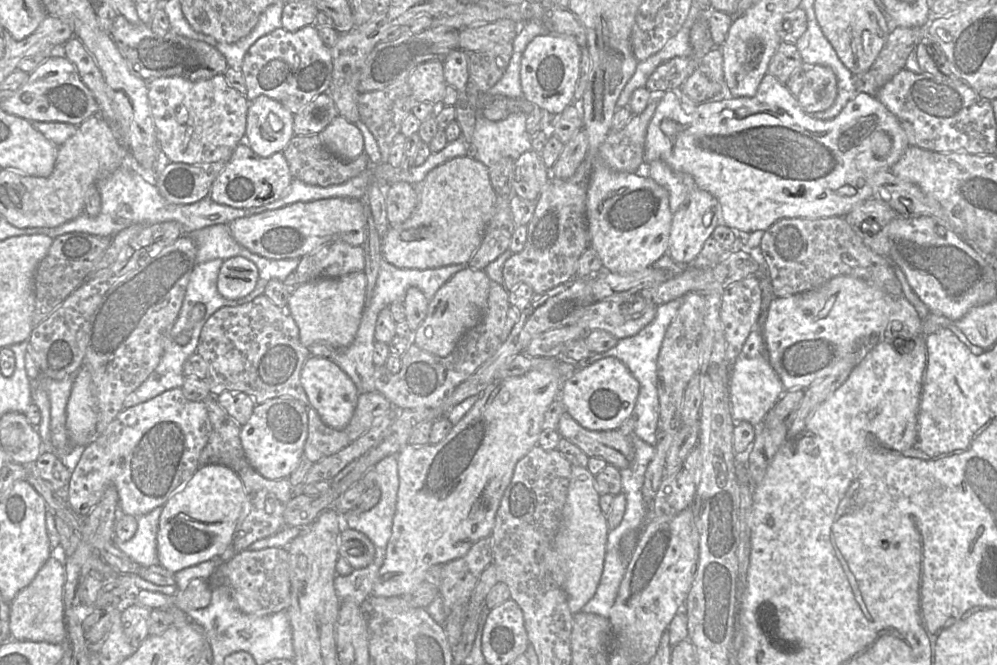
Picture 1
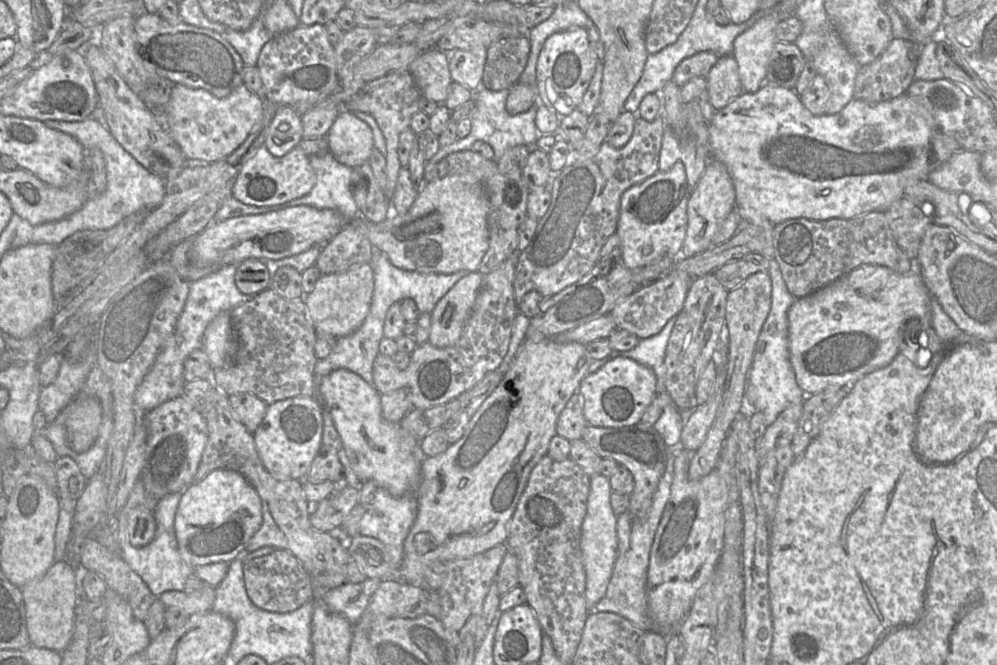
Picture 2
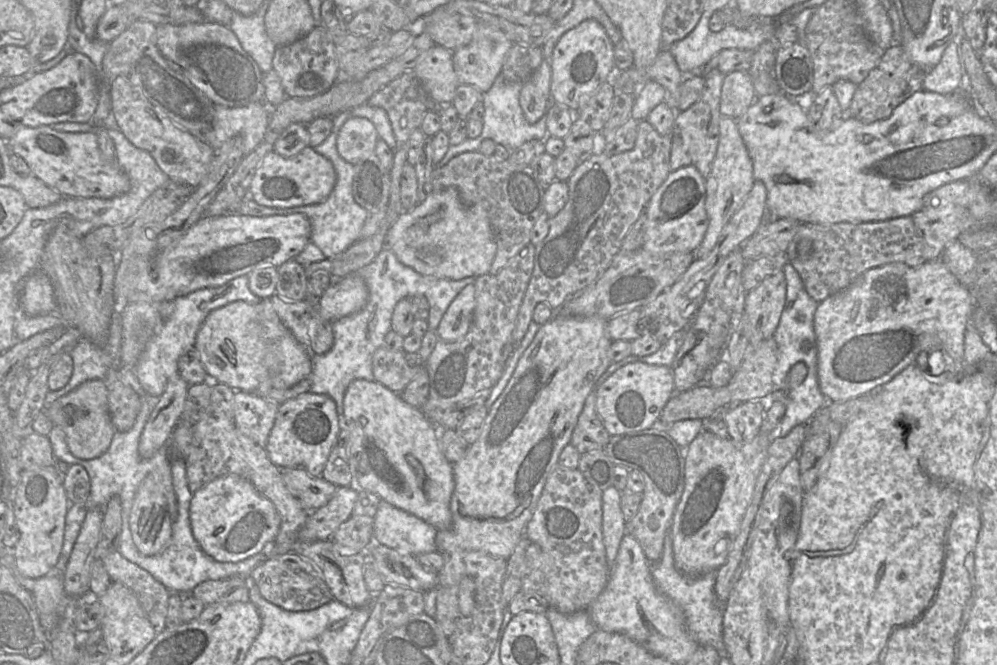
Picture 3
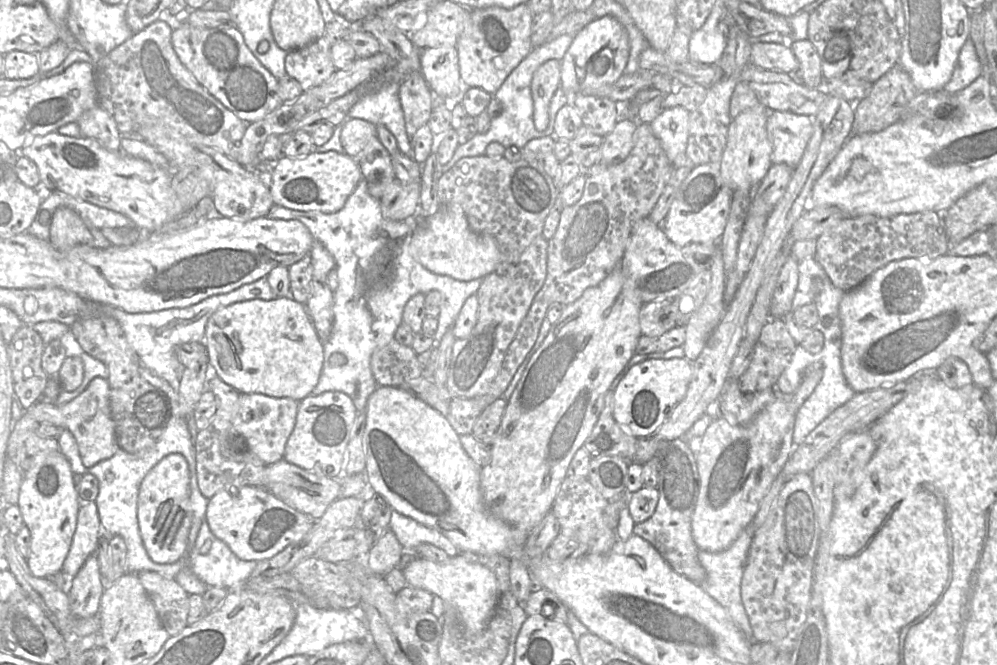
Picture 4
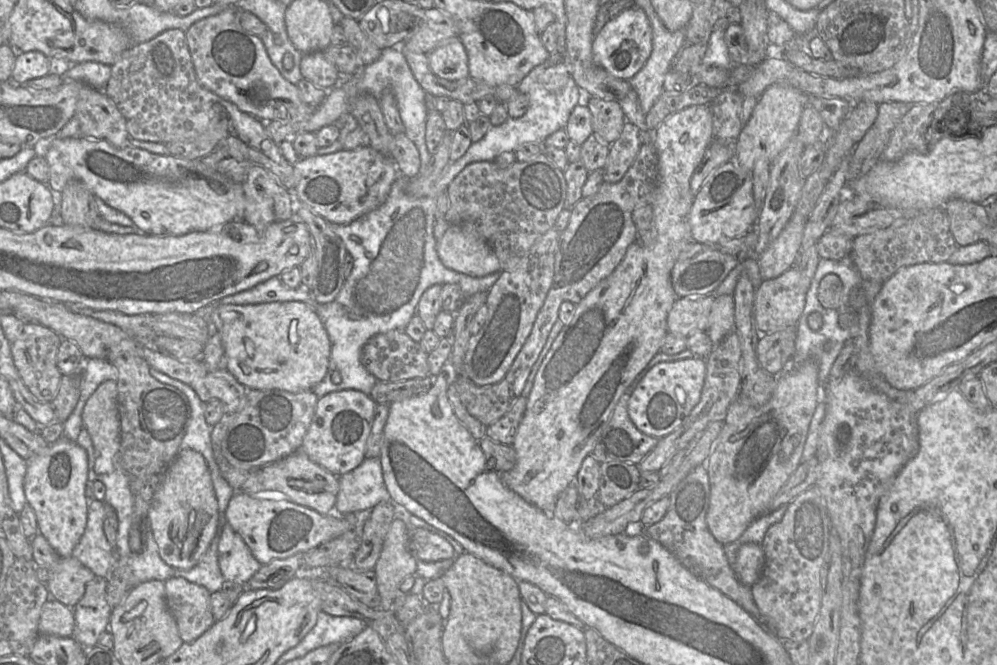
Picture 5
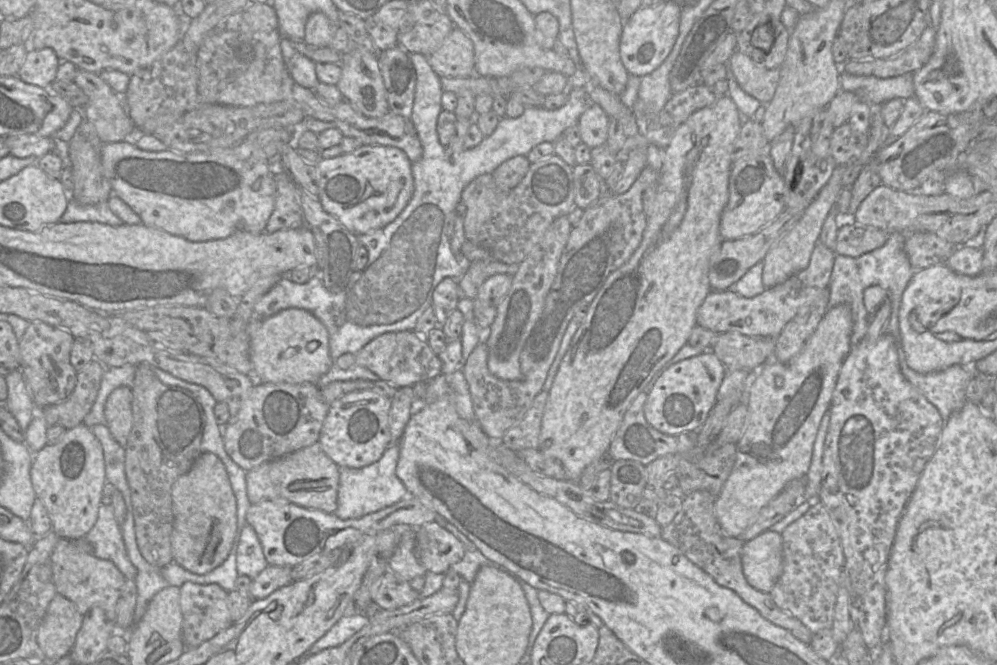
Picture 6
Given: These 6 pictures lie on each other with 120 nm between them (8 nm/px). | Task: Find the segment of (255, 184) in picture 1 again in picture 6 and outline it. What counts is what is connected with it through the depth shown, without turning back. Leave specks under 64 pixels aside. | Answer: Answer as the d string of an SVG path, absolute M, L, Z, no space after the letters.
M361 145L350 153L333 158L322 158L316 163L320 174L317 199L324 210L356 235L369 233L382 228L396 219L409 203L414 192L412 162L400 148L386 145Z

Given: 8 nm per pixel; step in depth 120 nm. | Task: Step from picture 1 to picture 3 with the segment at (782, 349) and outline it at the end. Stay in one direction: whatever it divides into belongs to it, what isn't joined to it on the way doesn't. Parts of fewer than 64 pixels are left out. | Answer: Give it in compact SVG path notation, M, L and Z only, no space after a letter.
M940 259L927 260L917 267L911 267L900 262L893 262L865 271L847 288L819 302L814 314L813 325L818 351L817 377L821 392L830 402L846 402L848 399L868 394L891 381L908 366L916 364L918 355L923 351L931 353L927 360L930 360L933 356L940 356L941 353L949 355L955 362L955 367L960 367L962 372L967 367L964 360L964 340L967 327L971 326L970 319L973 309L974 301L971 291L949 271Z

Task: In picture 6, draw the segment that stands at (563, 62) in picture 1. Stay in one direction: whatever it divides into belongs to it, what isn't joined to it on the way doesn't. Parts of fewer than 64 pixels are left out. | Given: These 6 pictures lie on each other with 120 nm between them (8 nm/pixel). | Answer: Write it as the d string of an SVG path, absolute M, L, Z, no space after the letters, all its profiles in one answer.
M668 2L650 7L640 7L624 22L619 52L628 74L643 77L654 71L667 58L679 33L683 6L678 3Z

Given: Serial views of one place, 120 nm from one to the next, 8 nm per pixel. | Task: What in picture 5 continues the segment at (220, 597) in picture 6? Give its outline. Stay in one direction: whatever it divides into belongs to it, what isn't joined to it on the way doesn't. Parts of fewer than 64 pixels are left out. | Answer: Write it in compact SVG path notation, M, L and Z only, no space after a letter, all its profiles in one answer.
M171 577L164 583L166 604L175 618L179 636L184 643L193 642L216 622L210 610L210 592L181 577Z

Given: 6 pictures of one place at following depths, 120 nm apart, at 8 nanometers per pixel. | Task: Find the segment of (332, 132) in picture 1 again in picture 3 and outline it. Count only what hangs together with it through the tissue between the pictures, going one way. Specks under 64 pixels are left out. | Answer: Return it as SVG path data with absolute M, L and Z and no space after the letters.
M351 116L339 130L337 151L344 160L355 165L363 157L375 152L378 139L378 132L370 120Z

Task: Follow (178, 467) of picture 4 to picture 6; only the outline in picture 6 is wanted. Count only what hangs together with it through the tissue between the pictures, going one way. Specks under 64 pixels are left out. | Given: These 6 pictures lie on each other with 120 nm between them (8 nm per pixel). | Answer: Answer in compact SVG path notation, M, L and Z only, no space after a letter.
M201 453L190 470L171 488L173 561L194 574L206 574L230 554L238 532L236 498L223 462L213 453Z

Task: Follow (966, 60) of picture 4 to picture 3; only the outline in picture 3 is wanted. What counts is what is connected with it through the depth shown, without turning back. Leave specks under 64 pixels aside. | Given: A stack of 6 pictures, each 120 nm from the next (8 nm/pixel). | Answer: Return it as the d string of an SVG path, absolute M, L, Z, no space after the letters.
M950 43L940 62L923 76L922 89L940 94L956 92L965 84L965 72L956 43Z

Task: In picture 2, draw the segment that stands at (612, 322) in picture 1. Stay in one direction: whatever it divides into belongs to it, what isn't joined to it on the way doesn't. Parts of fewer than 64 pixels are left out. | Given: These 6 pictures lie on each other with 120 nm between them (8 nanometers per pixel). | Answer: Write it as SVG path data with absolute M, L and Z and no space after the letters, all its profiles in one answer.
M671 270L657 281L643 286L633 294L619 299L609 313L618 329L634 334L639 339L657 335L666 323L680 314L694 278L686 272Z

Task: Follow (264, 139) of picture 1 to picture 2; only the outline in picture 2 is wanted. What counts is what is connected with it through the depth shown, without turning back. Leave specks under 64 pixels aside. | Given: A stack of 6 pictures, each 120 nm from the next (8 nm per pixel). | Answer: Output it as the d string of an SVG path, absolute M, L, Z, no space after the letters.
M277 105L264 145L275 157L282 157L298 146L303 135L300 114L288 105Z

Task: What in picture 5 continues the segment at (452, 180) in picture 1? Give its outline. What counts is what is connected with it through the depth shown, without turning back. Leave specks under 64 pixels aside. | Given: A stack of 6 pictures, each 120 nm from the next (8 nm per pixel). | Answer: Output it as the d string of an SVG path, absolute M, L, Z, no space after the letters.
M472 222L451 224L437 240L436 250L442 263L457 272L481 277L502 271L494 249Z

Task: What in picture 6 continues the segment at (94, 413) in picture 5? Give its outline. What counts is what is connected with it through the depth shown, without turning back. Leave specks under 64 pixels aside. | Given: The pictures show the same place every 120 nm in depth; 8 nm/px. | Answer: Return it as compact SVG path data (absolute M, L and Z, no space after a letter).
M119 387L108 396L104 407L106 426L113 438L125 447L132 429L132 392L130 388Z

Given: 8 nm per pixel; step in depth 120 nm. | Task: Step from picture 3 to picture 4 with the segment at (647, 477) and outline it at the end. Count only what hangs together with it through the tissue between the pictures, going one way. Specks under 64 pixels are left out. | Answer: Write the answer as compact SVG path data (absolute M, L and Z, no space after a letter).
M650 436L637 439L635 452L627 461L640 465L654 464L657 469L657 507L649 519L635 524L633 535L649 542L676 573L701 584L706 572L699 561L699 549L691 530L691 519L699 493L699 475L692 451L681 439L661 440Z

